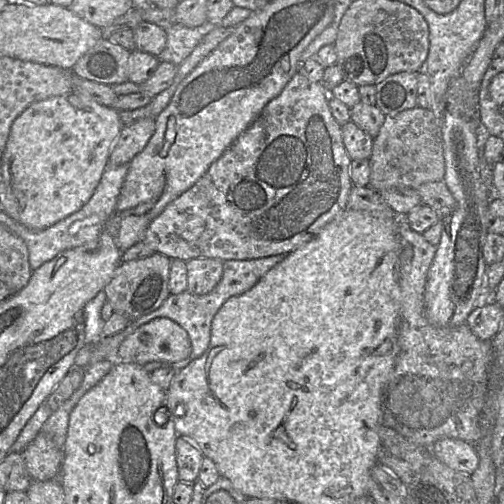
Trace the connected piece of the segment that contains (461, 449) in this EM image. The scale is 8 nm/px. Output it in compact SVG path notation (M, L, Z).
M443 438L431 447L433 457L453 470L471 475L478 467L479 458L473 445L459 439Z

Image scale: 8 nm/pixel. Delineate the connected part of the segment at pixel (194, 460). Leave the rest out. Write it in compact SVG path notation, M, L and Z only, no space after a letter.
M177 435L175 440L175 456L178 480L194 483L198 479L199 470L204 458L200 449L191 441Z

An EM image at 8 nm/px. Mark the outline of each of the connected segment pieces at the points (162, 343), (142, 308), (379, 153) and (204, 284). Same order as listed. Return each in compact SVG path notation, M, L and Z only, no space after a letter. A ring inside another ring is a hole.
M161 317L137 328L119 346L118 361L143 365L149 362L178 362L189 357L188 333L173 320Z
M156 252L142 259L121 262L115 275L103 289L114 312L124 315L132 322L159 308L170 295L170 264L170 258Z
M420 106L394 115L386 115L378 135L373 139L373 150L369 160L369 186L378 192L395 187L417 189L427 182L443 181L445 160L442 116Z
M194 258L186 261L186 291L204 295L211 292L223 275L223 261L215 258Z

